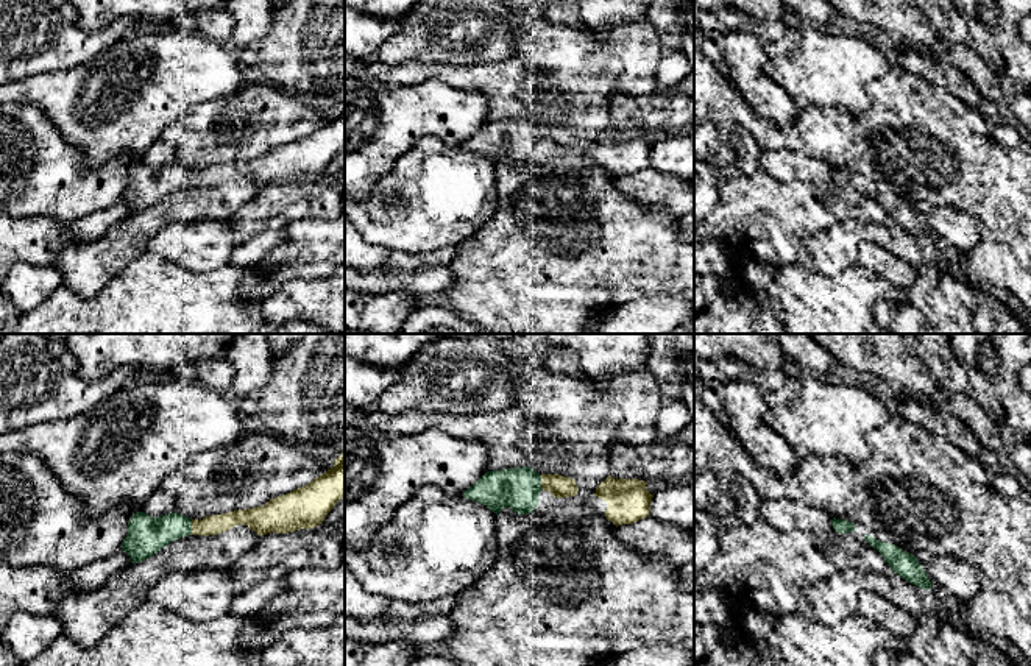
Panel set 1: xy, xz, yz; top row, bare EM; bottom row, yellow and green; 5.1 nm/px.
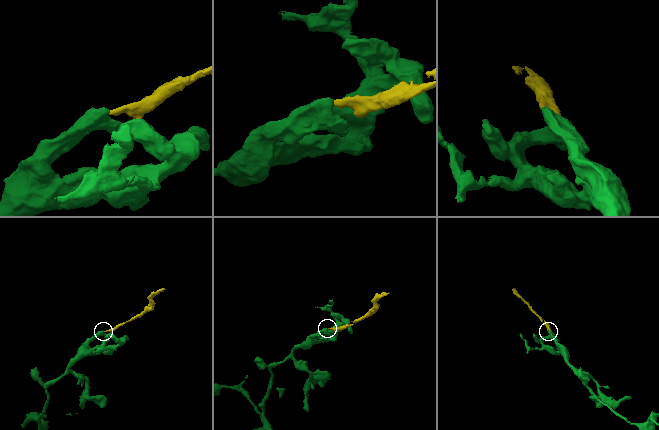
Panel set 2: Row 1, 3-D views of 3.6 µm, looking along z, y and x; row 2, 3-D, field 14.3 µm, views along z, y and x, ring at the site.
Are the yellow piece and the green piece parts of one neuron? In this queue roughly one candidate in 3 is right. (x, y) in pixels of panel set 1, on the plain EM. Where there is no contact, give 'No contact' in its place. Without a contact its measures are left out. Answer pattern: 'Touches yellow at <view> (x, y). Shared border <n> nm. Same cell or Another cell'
Touches yellow at xz (542, 133). Shared border 80 nm. Same cell

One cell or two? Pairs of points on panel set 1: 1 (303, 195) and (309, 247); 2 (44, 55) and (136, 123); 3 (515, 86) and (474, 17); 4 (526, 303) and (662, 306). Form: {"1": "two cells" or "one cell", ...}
{"1": "two cells", "2": "two cells", "3": "two cells", "4": "two cells"}

